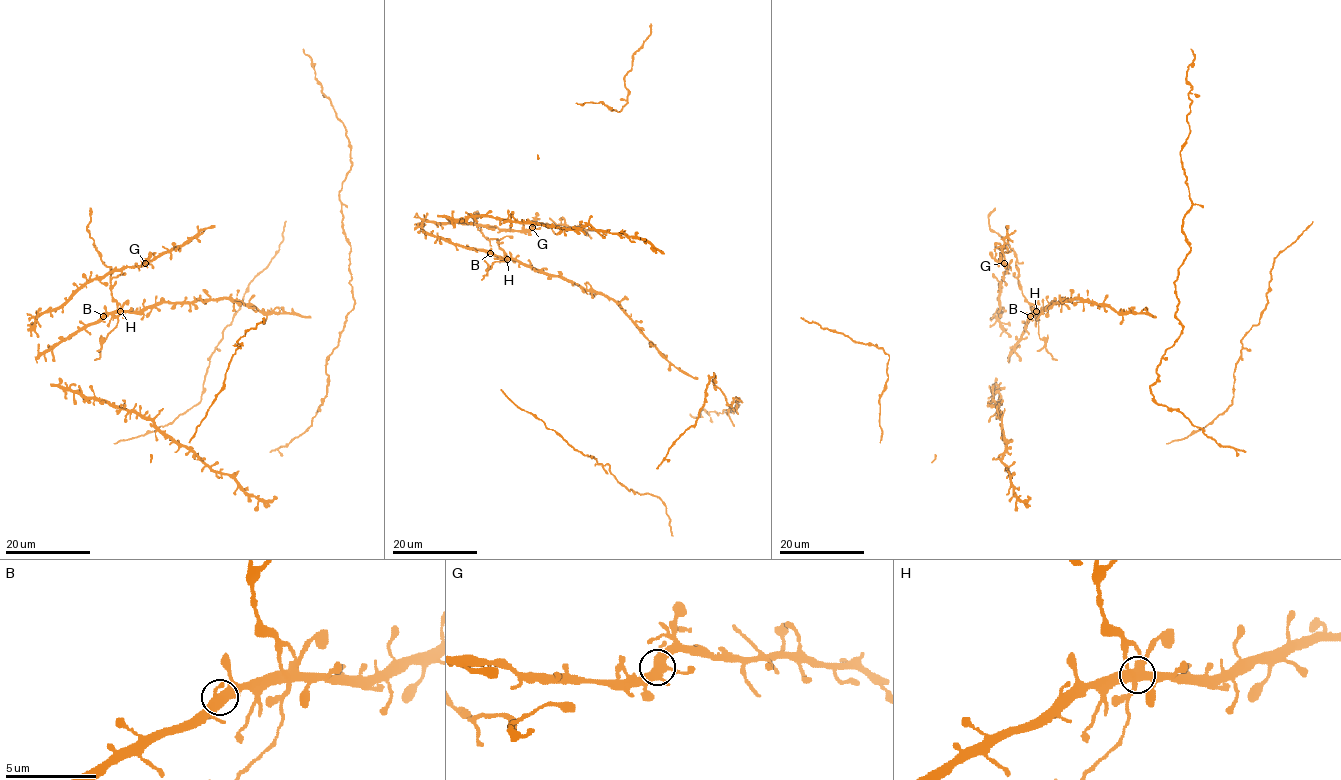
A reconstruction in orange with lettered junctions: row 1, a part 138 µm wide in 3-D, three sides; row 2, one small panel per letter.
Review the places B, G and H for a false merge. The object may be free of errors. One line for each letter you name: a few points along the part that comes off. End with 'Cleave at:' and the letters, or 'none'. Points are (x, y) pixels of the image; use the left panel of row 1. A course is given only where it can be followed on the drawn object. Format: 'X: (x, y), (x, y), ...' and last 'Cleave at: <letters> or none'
H: (120, 310), (112, 295), (111, 269), (103, 263), (86, 228), (90, 207)
Cleave at: H

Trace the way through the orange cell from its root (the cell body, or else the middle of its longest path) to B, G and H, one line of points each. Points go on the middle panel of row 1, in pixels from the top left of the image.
B: (616, 304), (611, 298), (585, 291), (560, 277), (549, 276), (514, 259), (499, 258), (490, 253)
G: (616, 304), (509, 259), (498, 241), (508, 236), (508, 230), (532, 227)
H: (616, 304), (611, 298), (585, 291), (560, 277), (549, 276), (507, 259)

